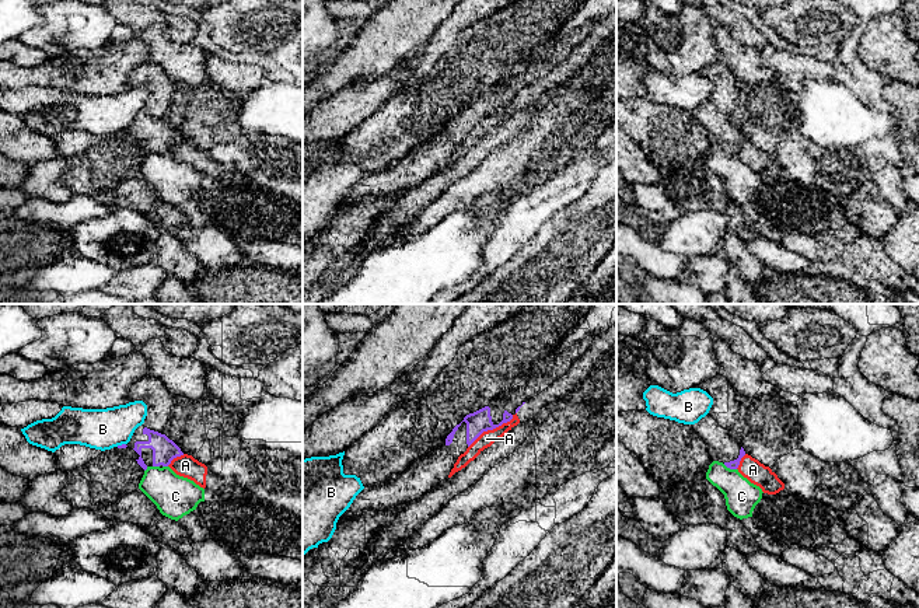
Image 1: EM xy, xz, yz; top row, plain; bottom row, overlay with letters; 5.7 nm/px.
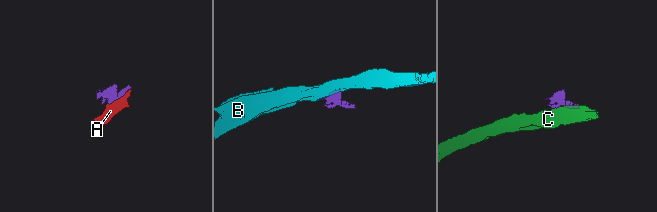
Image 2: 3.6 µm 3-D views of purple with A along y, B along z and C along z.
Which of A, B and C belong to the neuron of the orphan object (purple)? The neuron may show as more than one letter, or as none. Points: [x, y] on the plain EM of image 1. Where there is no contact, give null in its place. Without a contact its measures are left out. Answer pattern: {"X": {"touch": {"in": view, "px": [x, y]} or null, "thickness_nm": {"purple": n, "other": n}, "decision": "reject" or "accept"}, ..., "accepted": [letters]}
{"A": {"touch": {"in": "xz", "px": [491, 115]}, "thickness_nm": {"purple": 130, "other": 90}, "decision": "reject"}, "B": {"touch": {"in": "xy", "px": [122, 130]}, "thickness_nm": {"purple": 30, "other": 240}, "decision": "reject"}, "C": {"touch": {"in": "yz", "px": [730, 154]}, "thickness_nm": {"purple": 50, "other": 190}, "decision": "reject"}, "accepted": []}

